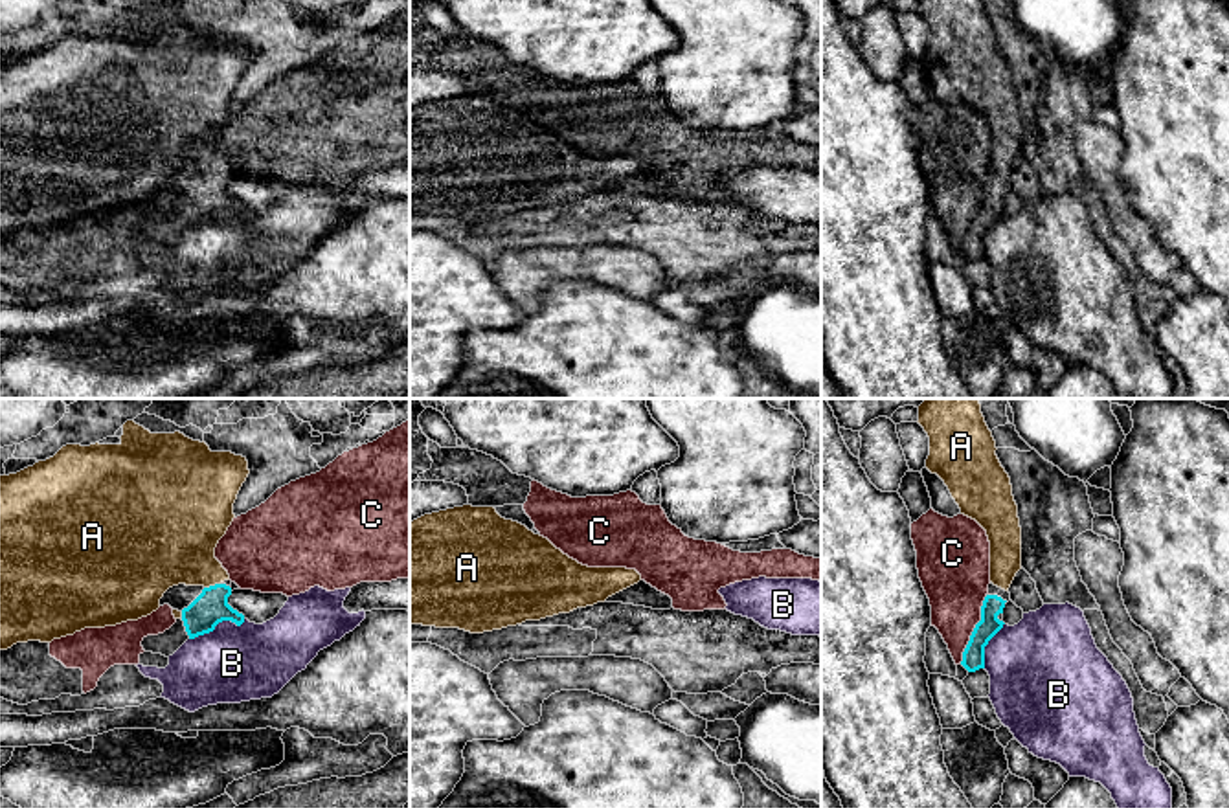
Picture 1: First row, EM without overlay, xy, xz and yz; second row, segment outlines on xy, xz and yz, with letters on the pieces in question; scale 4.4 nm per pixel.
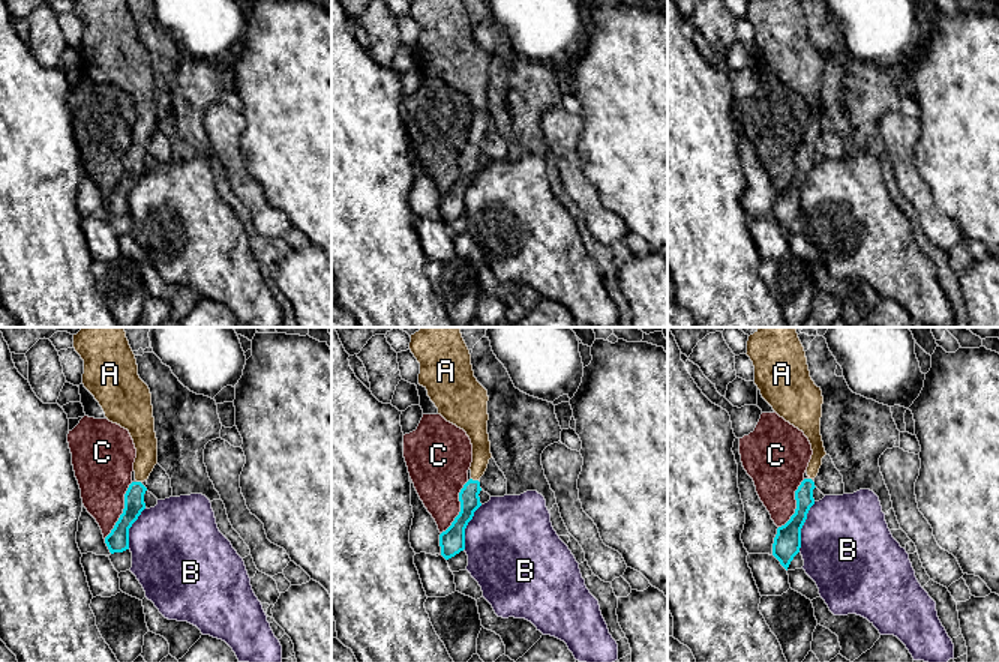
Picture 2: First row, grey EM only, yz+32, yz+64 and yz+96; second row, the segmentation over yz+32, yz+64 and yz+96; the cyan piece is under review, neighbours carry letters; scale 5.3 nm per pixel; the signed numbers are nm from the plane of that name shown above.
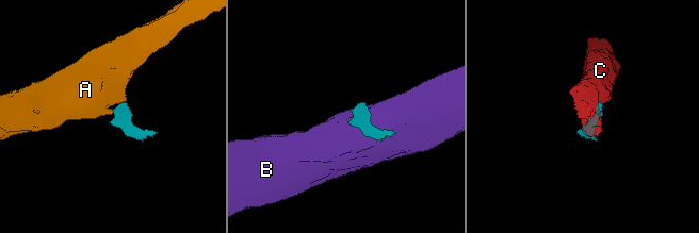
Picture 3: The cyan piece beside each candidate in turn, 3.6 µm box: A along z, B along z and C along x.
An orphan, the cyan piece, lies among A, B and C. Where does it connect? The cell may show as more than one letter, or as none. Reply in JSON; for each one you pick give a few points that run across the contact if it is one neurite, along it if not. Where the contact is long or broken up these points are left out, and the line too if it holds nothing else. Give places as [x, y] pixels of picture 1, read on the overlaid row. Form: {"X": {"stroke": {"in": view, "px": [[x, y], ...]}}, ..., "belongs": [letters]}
{"belongs": ["A"]}

